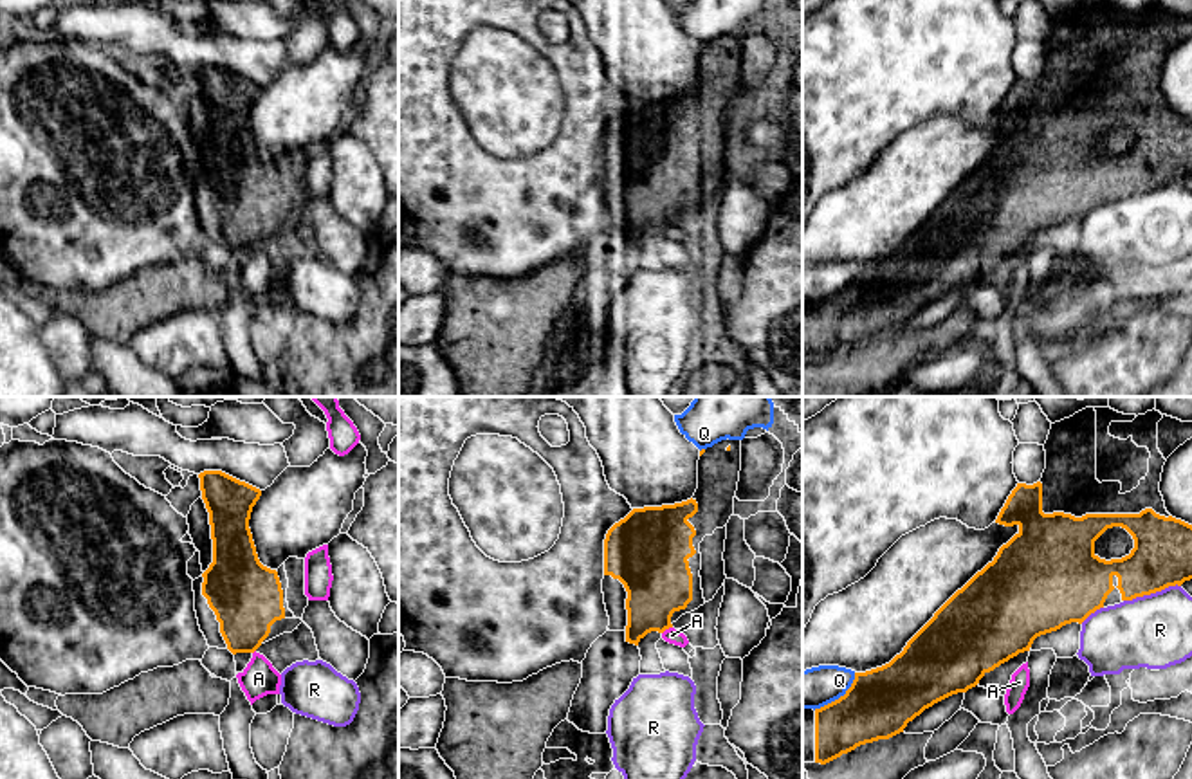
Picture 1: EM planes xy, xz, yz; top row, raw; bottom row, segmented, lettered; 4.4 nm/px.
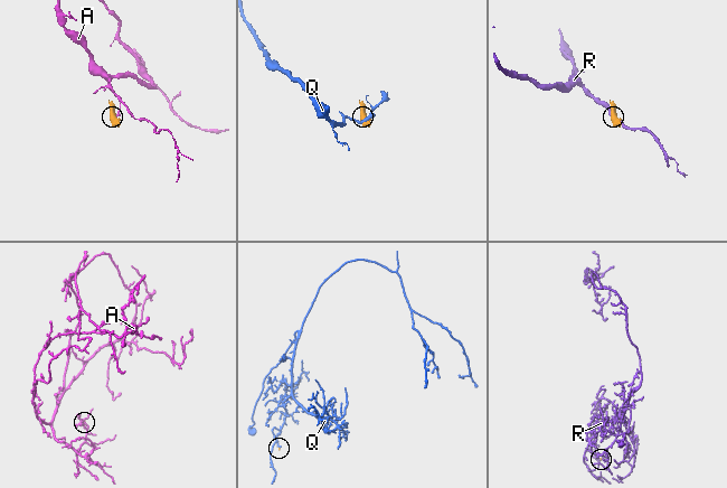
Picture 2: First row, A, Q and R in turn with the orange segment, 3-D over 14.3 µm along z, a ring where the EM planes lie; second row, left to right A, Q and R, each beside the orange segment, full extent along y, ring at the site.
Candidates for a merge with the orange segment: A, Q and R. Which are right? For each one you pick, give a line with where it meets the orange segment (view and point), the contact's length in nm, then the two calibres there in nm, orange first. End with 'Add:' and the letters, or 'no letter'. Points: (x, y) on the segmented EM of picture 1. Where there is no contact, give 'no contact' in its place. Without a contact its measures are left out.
Add: no letter

